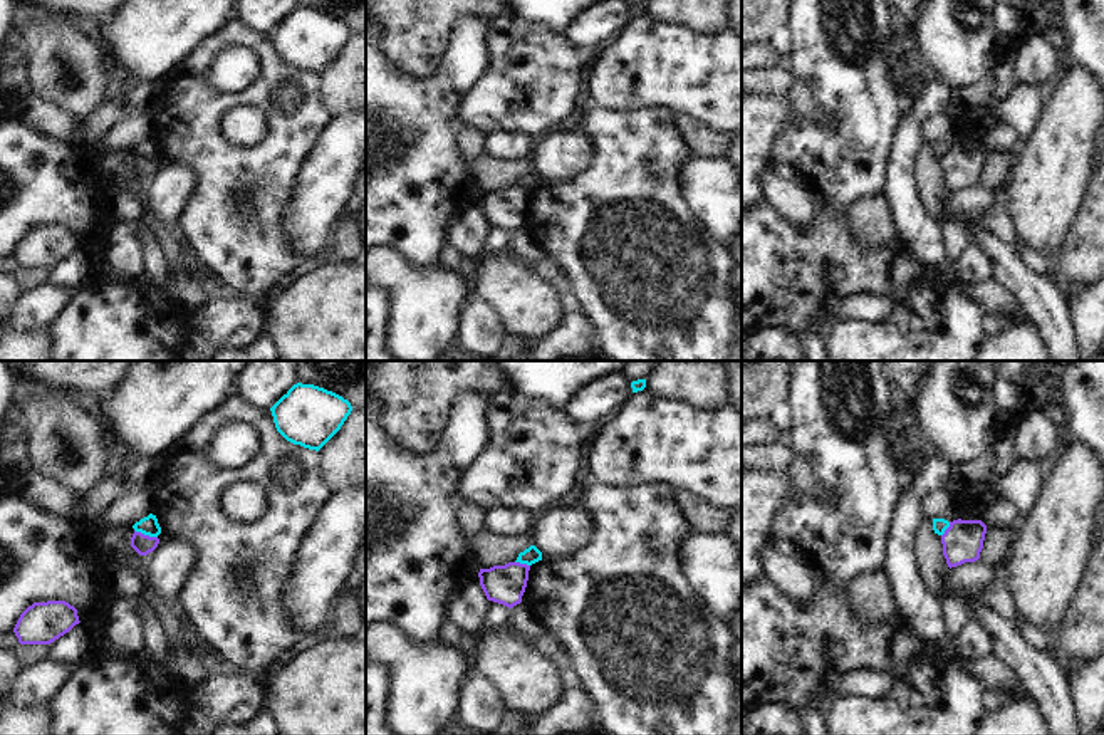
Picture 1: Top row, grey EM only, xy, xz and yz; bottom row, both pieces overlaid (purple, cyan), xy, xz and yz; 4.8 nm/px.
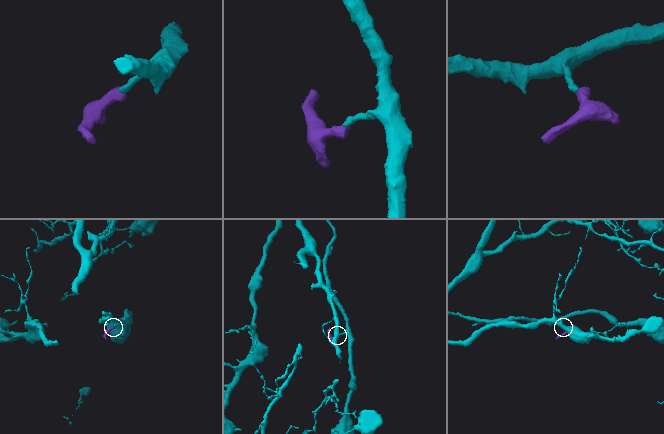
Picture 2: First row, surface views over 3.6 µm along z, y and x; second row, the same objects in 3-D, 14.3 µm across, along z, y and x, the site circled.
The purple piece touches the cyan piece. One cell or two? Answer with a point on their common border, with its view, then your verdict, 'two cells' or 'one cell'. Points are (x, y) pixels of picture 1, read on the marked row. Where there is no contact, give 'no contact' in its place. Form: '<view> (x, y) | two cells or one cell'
xy (146, 536) | two cells

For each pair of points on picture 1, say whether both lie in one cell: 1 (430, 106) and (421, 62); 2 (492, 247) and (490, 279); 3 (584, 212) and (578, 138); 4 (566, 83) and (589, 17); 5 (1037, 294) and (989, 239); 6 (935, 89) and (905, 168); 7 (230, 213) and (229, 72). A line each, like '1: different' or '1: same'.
1: different
2: different
3: different
4: different
5: same
6: same
7: different

